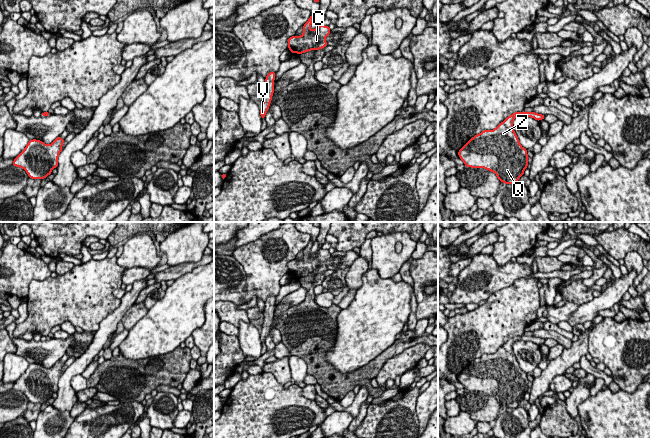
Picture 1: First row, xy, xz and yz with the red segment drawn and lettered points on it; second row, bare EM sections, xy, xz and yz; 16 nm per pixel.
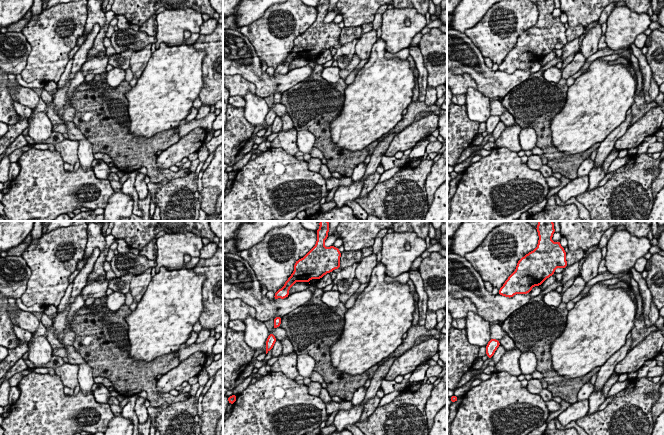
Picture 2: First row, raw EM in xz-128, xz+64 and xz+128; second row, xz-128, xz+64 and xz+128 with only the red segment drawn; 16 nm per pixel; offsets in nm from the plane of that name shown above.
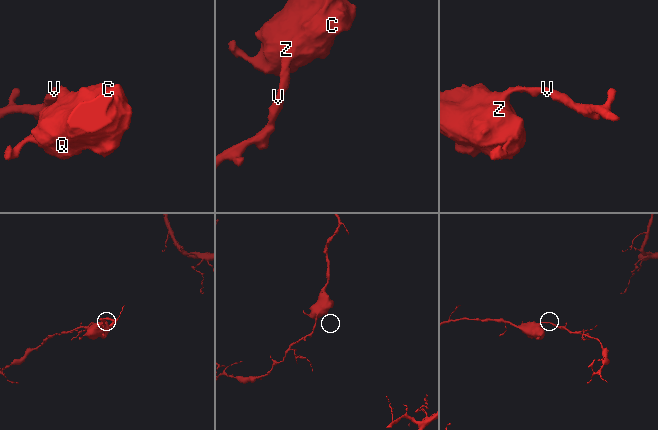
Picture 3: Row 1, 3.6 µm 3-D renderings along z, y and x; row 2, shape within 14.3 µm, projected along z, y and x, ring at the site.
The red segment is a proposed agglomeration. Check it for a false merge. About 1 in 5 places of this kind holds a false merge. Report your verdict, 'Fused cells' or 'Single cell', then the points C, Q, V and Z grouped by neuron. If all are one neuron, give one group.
Single cell. Groups: C Q V Z

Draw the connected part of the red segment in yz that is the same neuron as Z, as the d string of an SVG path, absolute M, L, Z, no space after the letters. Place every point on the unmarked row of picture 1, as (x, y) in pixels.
M514 336L493 354L476 358L458 375L465 391L484 392L495 397L502 407L516 408L524 399L529 383L513 352L513 345L519 340L537 345L545 342L535 336Z

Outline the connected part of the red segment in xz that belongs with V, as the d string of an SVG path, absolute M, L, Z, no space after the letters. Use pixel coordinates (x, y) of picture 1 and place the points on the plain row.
M269 296L265 303L265 310L264 310L264 321L263 321L263 327L260 334L260 340L261 343L265 342L266 337L268 336L268 333L270 331L270 327L272 324L272 320L274 317L274 304L275 304L276 297L275 296Z

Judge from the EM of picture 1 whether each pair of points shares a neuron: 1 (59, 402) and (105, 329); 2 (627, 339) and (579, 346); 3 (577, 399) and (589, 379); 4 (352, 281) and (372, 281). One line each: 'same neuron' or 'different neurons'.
1: same neuron
2: different neurons
3: same neuron
4: different neurons

